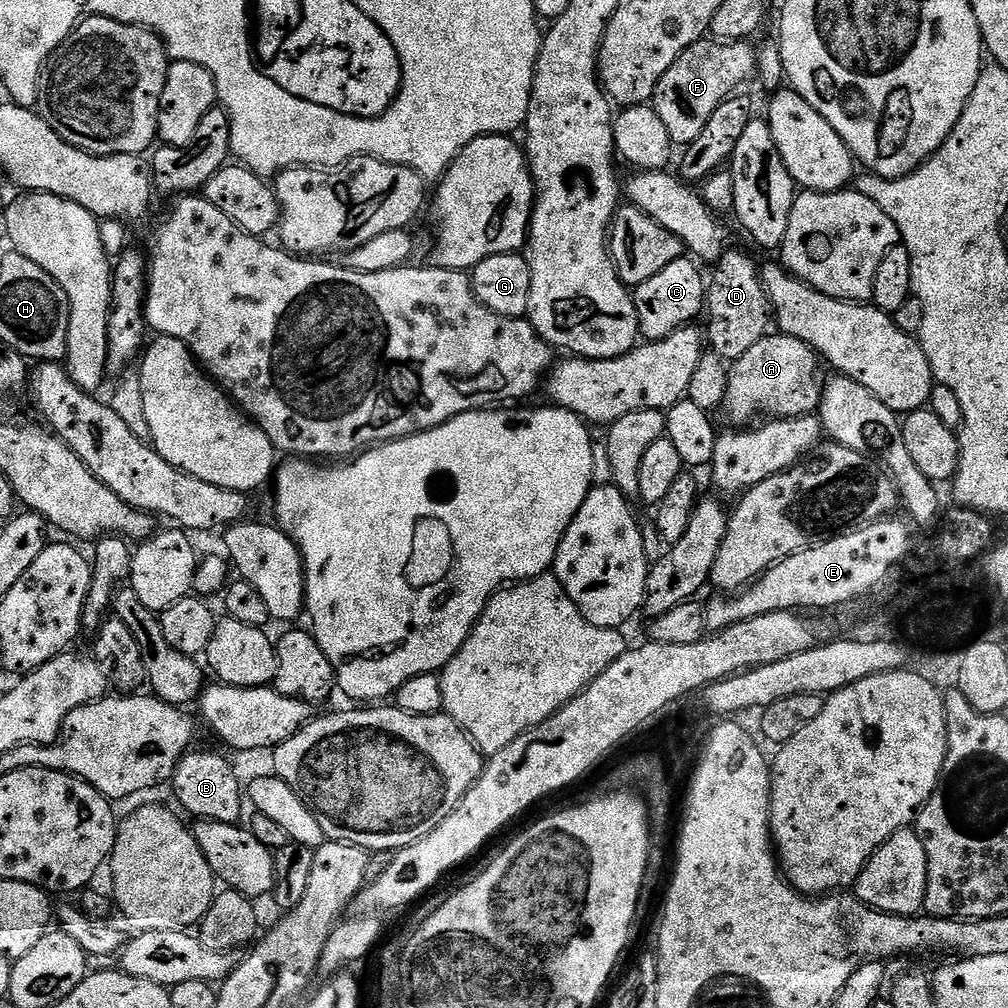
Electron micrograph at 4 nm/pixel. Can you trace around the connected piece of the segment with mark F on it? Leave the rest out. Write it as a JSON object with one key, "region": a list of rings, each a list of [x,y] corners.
{"region":[[[705,38],[692,44],[662,74],[656,92],[650,104],[656,109],[658,118],[666,126],[673,145],[687,146],[693,144],[706,130],[708,119],[722,106],[722,102],[733,95],[735,88],[740,88],[748,79],[756,76],[755,47],[743,40],[721,42],[715,38]]]}

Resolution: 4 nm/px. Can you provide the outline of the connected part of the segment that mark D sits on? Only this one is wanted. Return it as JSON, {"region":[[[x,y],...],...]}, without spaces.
{"region":[[[725,251],[715,261],[716,273],[710,276],[706,288],[706,317],[709,320],[706,340],[711,351],[724,362],[742,358],[742,354],[746,354],[746,350],[750,350],[770,328],[770,305],[760,281],[760,268],[746,253],[732,251]]]}

